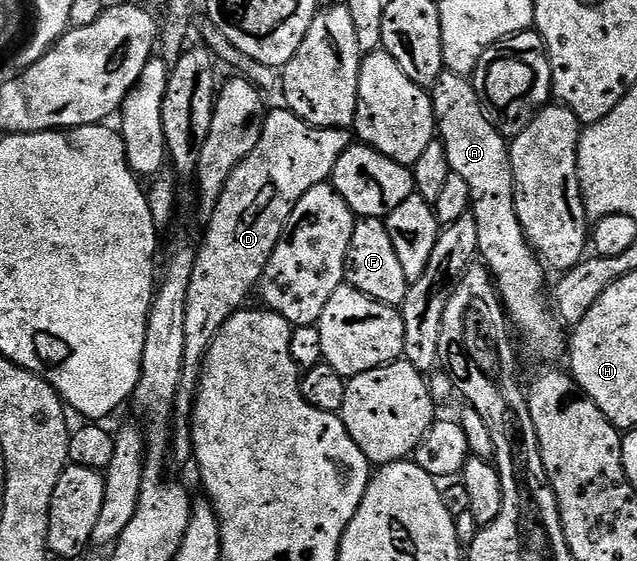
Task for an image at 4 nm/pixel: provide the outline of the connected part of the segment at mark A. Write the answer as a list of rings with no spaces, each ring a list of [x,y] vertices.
[[[444,70],[434,84],[432,99],[436,132],[448,154],[450,171],[468,182],[472,215],[478,223],[478,256],[494,277],[509,323],[516,332],[518,327],[523,342],[540,359],[546,360],[542,362],[553,361],[550,359],[561,348],[563,351],[564,328],[548,299],[544,265],[526,241],[514,209],[514,175],[507,137],[501,136],[492,122],[488,122],[480,98],[467,77]]]

